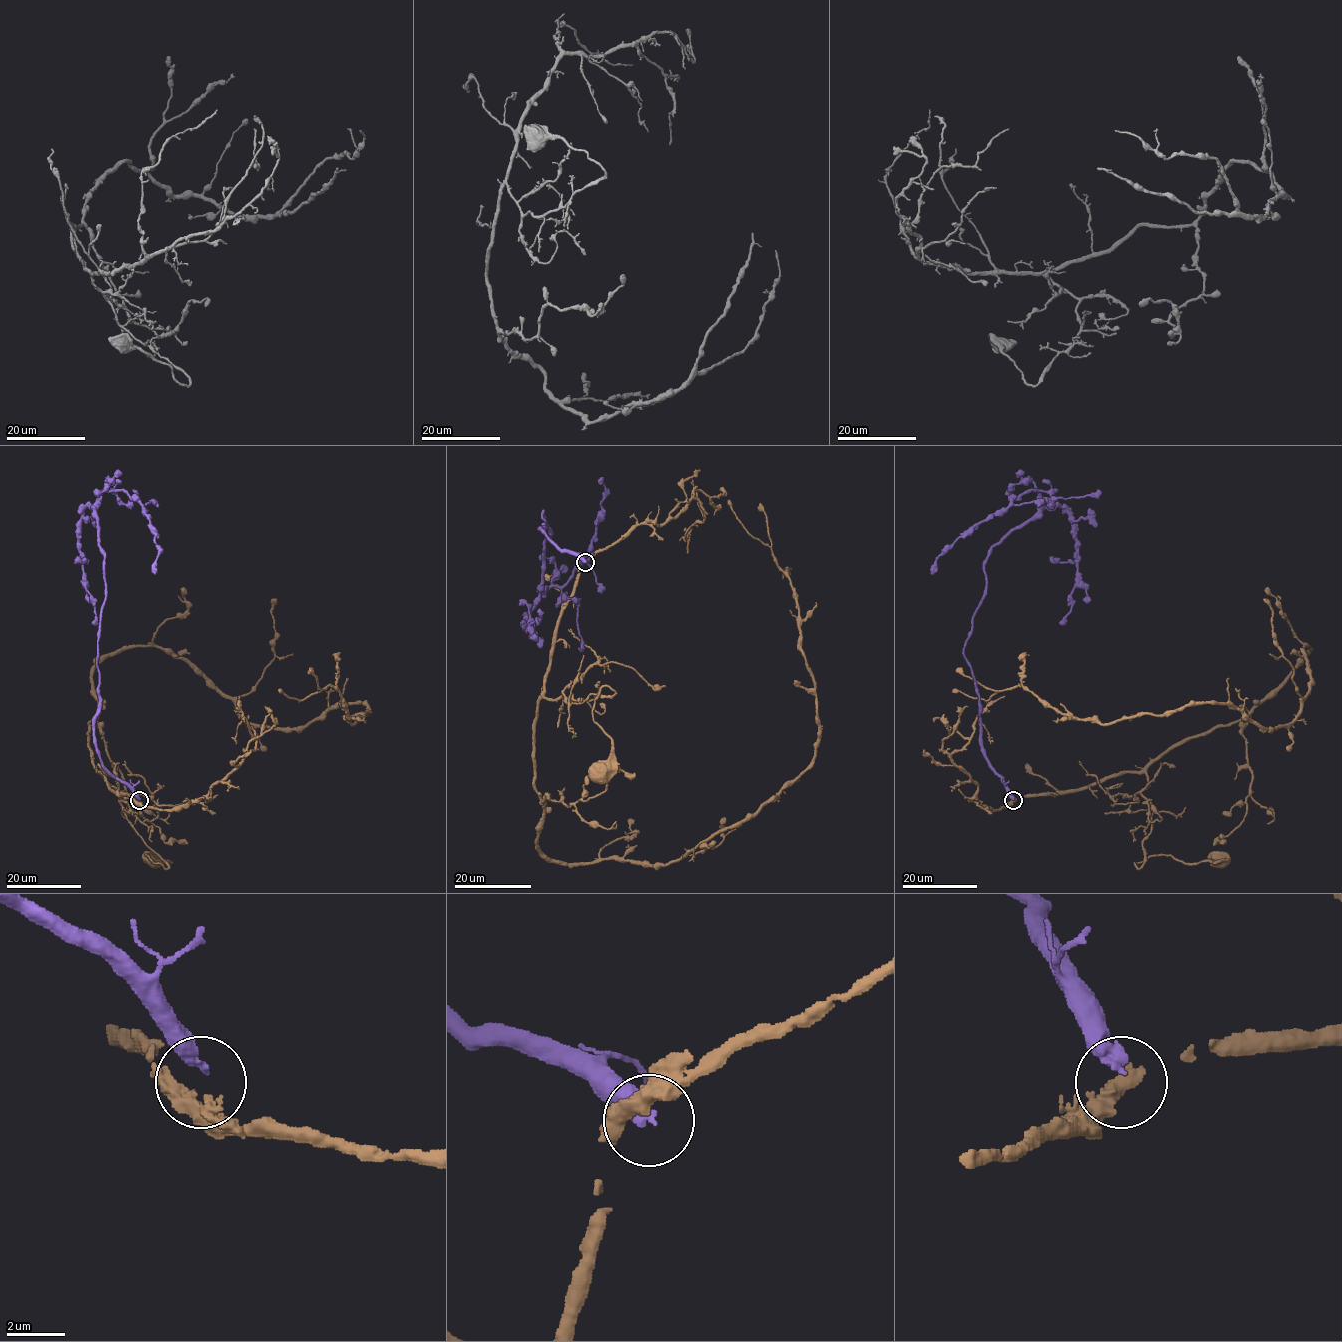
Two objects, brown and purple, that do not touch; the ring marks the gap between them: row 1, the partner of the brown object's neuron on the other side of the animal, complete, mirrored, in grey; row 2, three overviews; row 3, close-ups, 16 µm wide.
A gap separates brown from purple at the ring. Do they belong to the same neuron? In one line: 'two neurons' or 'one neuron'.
two neurons

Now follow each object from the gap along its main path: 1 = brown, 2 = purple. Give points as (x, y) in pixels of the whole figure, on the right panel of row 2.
1: (1012, 802), (1144, 773), (1152, 831), (1142, 844), (1144, 863), (1135, 865), (1158, 855), (1188, 864), (1221, 859)
2: (1013, 799), (982, 747), (963, 647), (989, 551), (1037, 511), (1037, 491), (974, 524), (931, 574)

